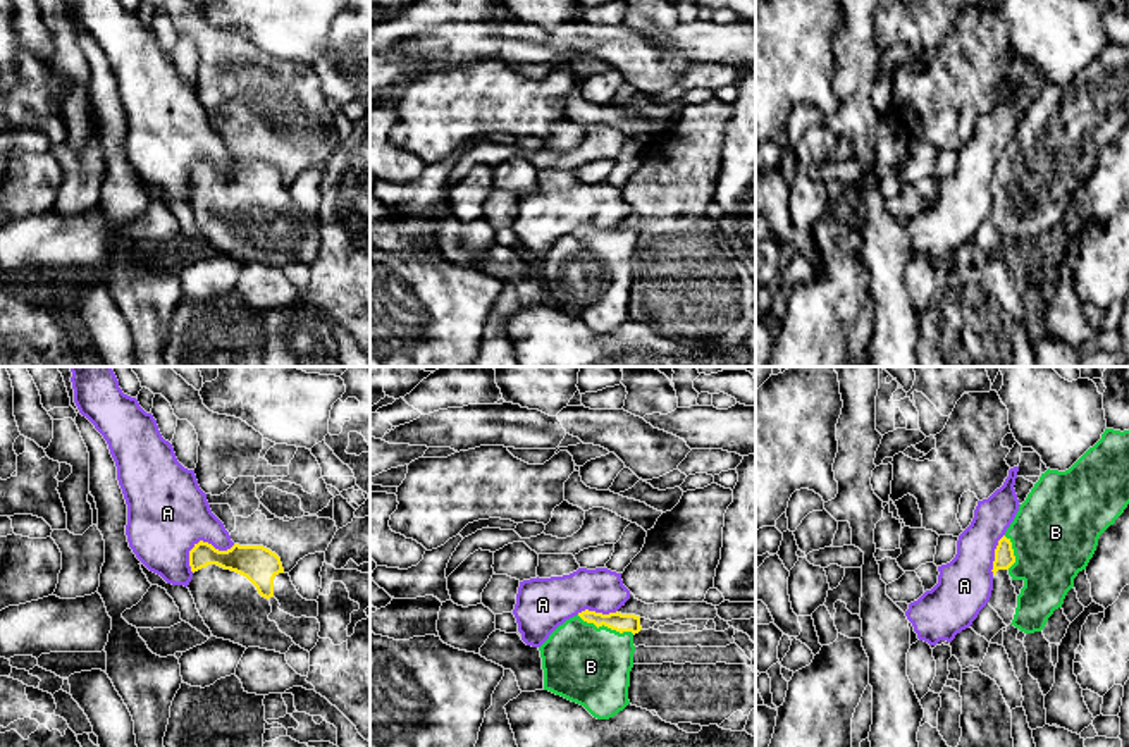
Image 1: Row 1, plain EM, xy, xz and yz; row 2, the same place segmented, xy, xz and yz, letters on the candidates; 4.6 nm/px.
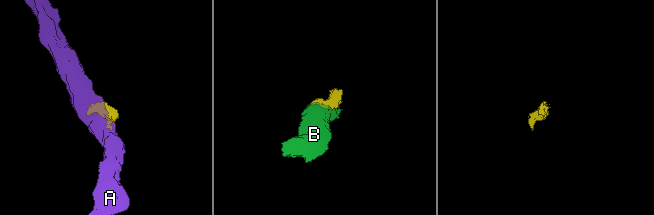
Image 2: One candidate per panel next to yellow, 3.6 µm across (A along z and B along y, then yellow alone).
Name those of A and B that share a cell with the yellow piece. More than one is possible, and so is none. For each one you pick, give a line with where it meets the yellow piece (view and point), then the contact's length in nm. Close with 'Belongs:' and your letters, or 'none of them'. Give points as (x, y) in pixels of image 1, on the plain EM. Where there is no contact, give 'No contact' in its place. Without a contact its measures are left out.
B: Touches yellow at xz (606, 240). Shared border 280 nm
Belongs: B

